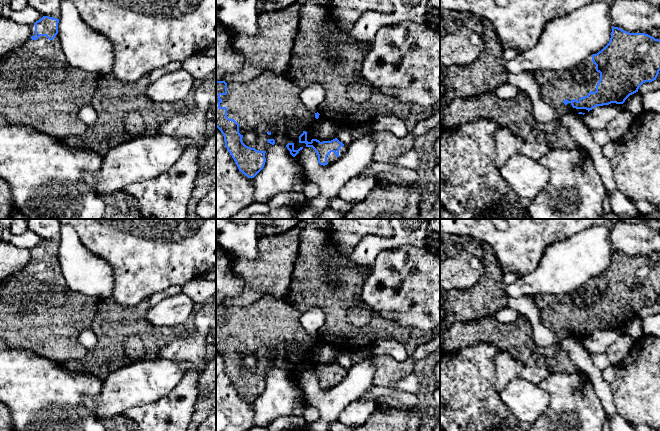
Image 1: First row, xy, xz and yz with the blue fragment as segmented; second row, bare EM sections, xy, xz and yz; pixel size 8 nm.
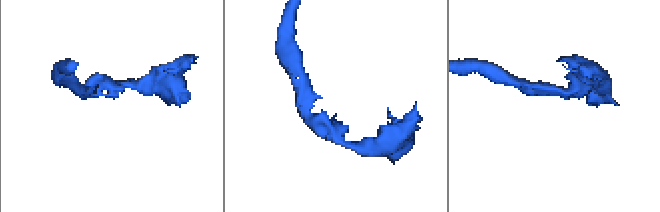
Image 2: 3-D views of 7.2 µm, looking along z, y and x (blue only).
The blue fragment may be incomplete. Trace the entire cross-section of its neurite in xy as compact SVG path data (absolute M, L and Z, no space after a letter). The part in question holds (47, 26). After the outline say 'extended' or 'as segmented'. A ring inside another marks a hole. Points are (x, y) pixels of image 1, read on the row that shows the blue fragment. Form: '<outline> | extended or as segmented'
M43 16L30 25L31 38L0 59L0 115L11 125L30 125L63 140L85 133L88 126L79 118L79 111L82 106L92 104L100 76L75 68L67 62L59 41L58 23L57 18Z | extended

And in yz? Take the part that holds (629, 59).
M612 28L609 43L573 70L538 70L533 73L541 99L556 113L585 114L596 106L623 104L645 82L656 80L660 71L660 40L645 33Z | extended

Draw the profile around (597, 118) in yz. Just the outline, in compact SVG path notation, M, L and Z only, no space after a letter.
M616 103L596 106L583 115L583 121L590 131L602 129L605 128L607 123L614 119L624 109L623 104Z

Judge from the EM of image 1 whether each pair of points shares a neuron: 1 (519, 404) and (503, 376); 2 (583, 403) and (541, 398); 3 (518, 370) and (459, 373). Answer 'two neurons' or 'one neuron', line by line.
1: two neurons
2: two neurons
3: two neurons

